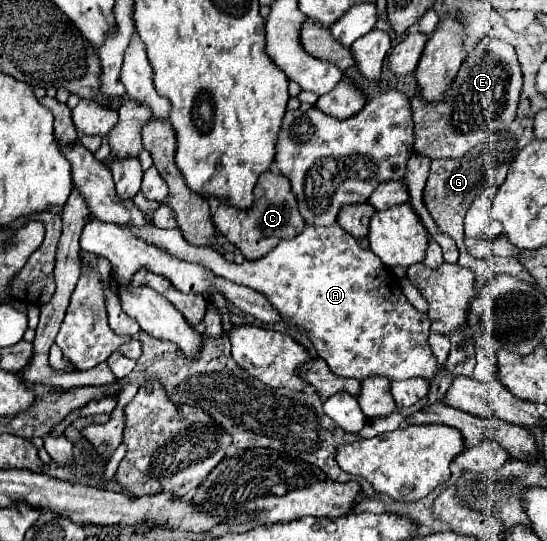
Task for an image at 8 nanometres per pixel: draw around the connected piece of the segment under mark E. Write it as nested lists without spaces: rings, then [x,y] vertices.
[[[489,38],[489,46],[487,46],[487,52],[483,58],[483,40],[481,40],[481,44],[477,44],[467,54],[455,80],[451,82],[451,88],[445,92],[445,96],[439,102],[429,104],[427,100],[421,98],[419,92],[411,100],[413,120],[415,120],[415,152],[429,156],[429,158],[461,158],[465,152],[469,152],[477,144],[485,142],[487,134],[491,134],[497,128],[505,128],[505,126],[509,126],[509,122],[513,122],[517,104],[519,104],[521,84],[523,84],[523,78],[521,78],[521,68],[517,62],[515,48],[503,40]]]

